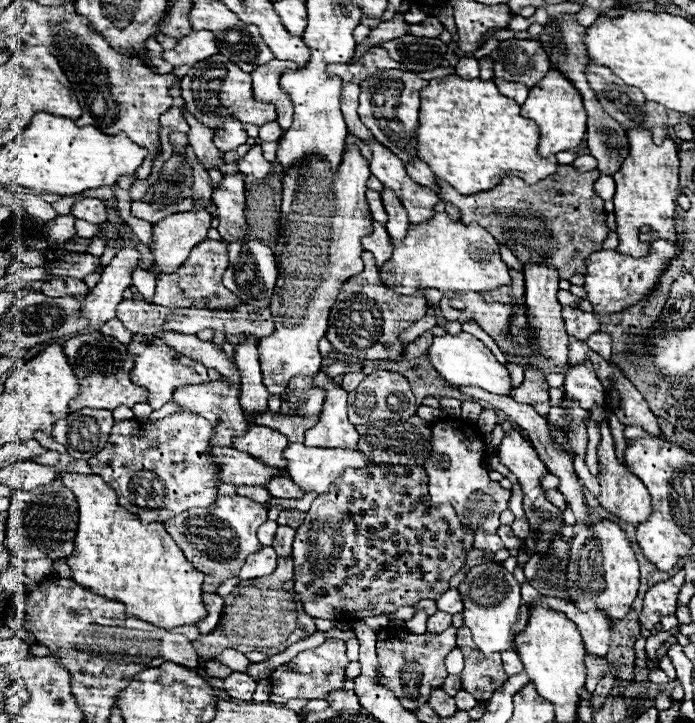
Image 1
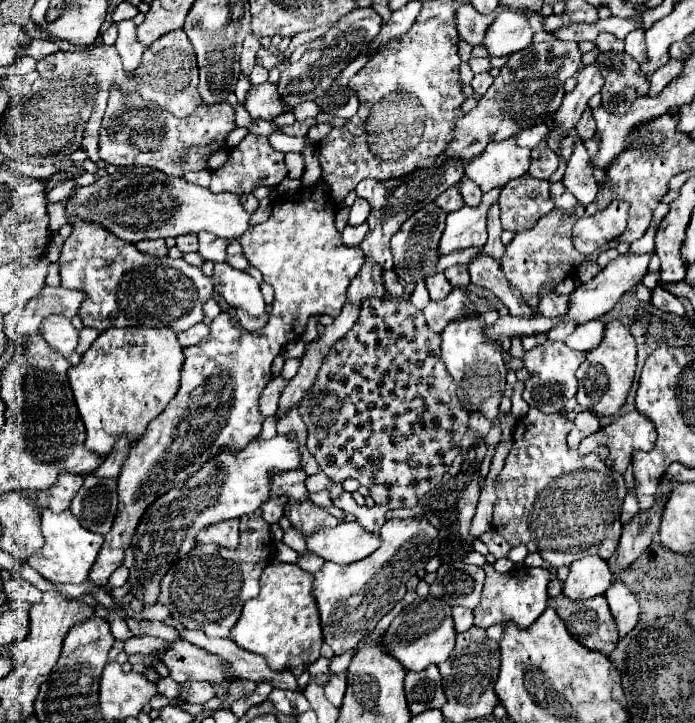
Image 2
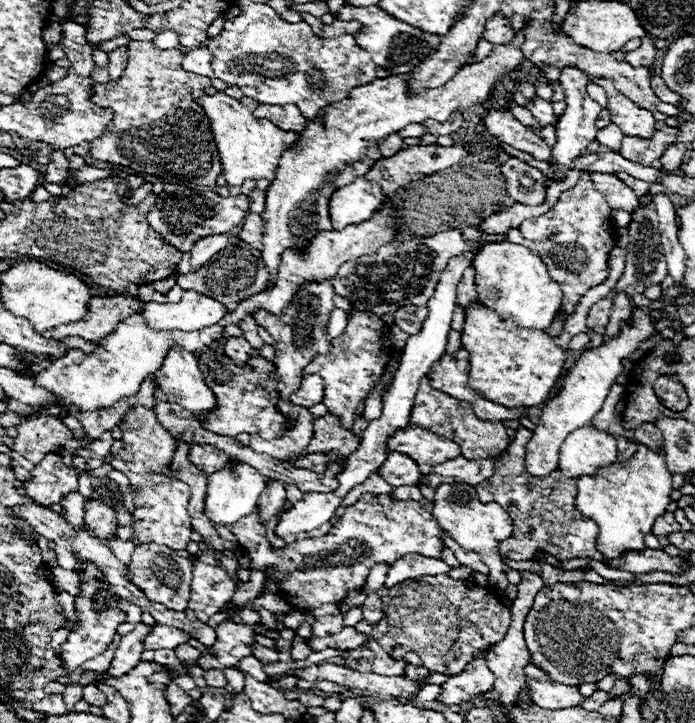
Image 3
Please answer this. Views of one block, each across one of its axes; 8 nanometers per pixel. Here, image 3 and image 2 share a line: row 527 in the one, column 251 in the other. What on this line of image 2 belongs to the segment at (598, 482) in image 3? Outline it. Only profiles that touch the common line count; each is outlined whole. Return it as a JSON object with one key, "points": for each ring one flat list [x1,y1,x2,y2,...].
{"points":[[272,562,260,576,260,596,248,600,230,638,240,648,266,658,270,668,290,670,296,678,320,656,322,630,316,602,310,594,312,574,296,564]]}

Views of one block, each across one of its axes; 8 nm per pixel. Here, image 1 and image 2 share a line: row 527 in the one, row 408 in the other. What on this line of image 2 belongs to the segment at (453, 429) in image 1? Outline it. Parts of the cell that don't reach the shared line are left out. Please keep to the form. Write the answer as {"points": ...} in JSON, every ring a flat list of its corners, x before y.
{"points":[[478,316,448,324,442,332,442,362,456,382,456,396,460,404,468,412,478,412,488,420,496,420,506,386,506,366,500,344,484,344,484,340,480,340,480,324,482,320]]}

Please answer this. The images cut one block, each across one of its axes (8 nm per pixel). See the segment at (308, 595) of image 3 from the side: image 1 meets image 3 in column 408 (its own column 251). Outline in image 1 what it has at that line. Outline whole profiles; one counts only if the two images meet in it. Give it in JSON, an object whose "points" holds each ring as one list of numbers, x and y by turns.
{"points":[[234,494,234,496,218,496,214,500,214,504,210,504,208,508,190,508,190,510,170,518,168,522,164,522,164,526,166,526,166,532,172,536,172,540,182,548,186,558,196,566,196,570,200,570,204,574,202,590,216,592,216,588,224,580,238,576,240,568,244,566,244,562,250,554,254,554,262,548,262,544,256,538,256,530,266,522,266,514,268,514,268,508,264,504,258,504,258,502,252,502,244,496]]}

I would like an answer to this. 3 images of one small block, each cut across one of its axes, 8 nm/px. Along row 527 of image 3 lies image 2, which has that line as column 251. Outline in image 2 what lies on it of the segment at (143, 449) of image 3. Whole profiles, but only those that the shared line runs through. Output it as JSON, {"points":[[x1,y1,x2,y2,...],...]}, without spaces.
{"points":[[248,134,238,146,234,146,228,152,228,162,218,168,212,170,212,182,210,182,210,190,212,192,234,192,234,194,250,194,254,192,258,186,278,186,284,178,286,178,288,170,284,164,284,154,274,150,268,144,266,136,256,136,256,134]]}

